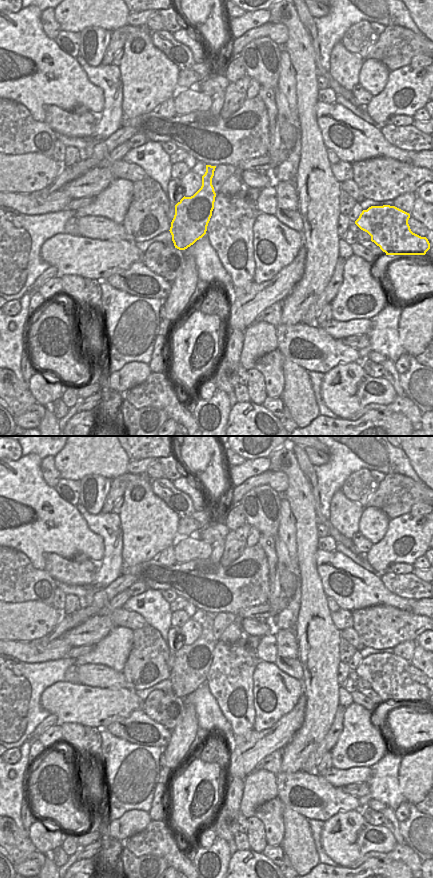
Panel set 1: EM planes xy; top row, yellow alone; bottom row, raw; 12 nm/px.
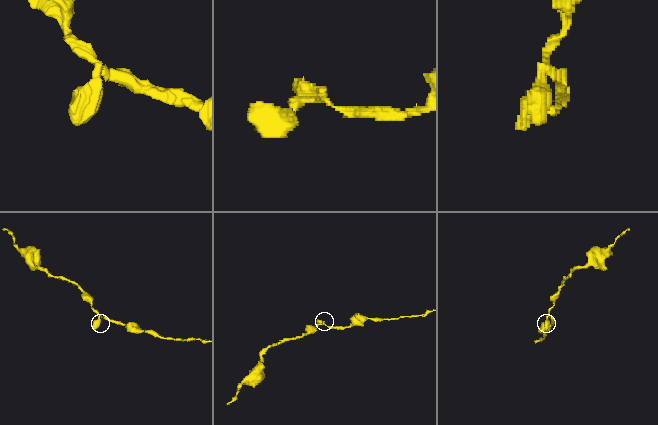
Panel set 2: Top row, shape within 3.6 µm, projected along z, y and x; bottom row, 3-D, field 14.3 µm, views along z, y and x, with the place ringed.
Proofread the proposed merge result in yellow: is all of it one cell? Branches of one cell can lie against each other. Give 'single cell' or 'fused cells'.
fused cells

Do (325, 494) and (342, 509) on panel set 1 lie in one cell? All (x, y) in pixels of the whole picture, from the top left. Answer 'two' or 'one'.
two

